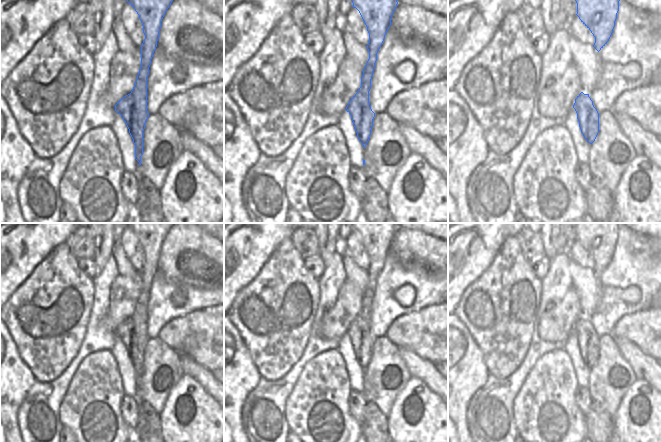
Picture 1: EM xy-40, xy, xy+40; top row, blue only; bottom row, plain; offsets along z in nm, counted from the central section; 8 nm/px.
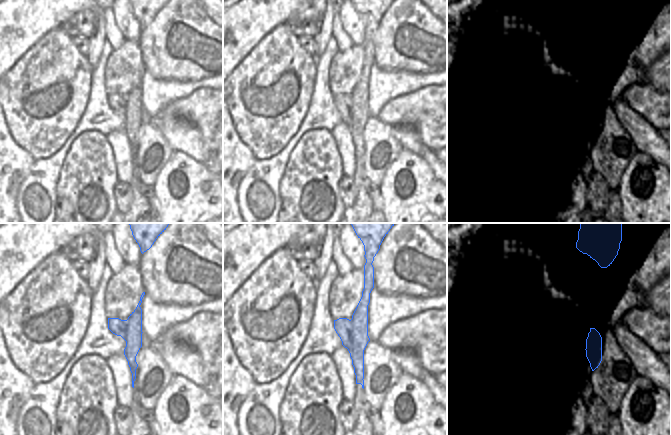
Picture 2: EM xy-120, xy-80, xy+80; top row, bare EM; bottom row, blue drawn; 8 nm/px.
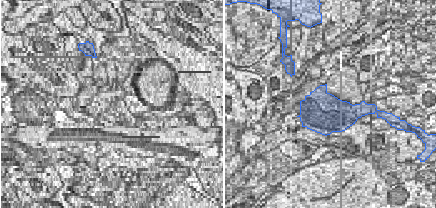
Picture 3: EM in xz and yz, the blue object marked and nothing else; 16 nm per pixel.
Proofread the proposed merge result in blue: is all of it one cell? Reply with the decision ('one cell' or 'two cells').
two cells

